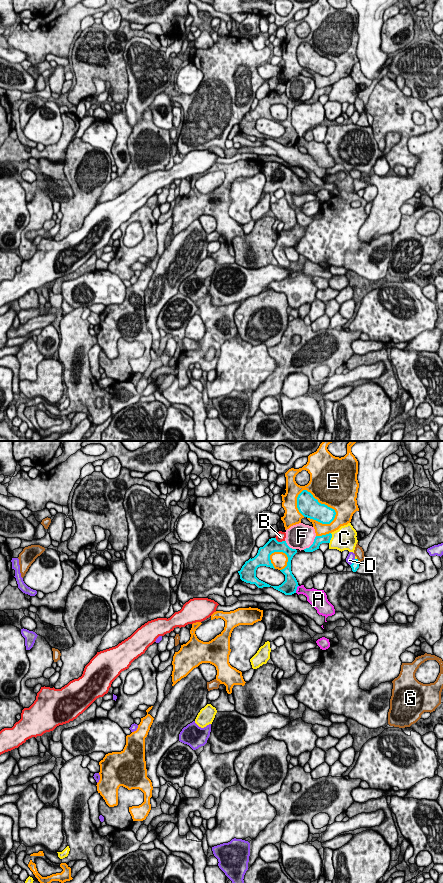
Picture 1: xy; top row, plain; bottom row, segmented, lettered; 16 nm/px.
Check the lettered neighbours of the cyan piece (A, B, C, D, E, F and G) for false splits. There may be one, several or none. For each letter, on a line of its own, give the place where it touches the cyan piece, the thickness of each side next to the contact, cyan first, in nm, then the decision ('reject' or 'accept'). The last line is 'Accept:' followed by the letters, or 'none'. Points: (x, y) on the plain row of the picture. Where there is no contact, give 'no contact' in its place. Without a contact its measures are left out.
A: xy (296, 141) | 240/160 nm | reject
B: xy (279, 94) | 200/140 nm | reject
C: xy (331, 89) | 140/360 nm | reject
D: xy (352, 114) | 130/130 nm | reject
E: xy (326, 57) | 320/500 nm | reject
F: xy (312, 96) | 140/420 nm | reject
G: xy (357, 112) | 130/160 nm | reject
Accept: none

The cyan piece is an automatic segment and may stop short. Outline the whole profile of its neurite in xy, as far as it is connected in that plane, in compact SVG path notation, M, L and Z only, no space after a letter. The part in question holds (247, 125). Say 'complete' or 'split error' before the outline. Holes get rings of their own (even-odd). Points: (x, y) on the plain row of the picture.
complete | M271 90L263 99L259 100L257 107L246 113L241 122L238 123L240 131L246 135L255 136L258 140L271 138L285 147L292 147L296 145L299 138L291 123L291 112L296 105L297 102L290 100L286 93L278 94L276 90ZM274 104L283 104L288 109L287 118L280 122L285 127L285 133L279 138L271 138L256 129L256 122L260 118L275 121L270 112L270 107Z

